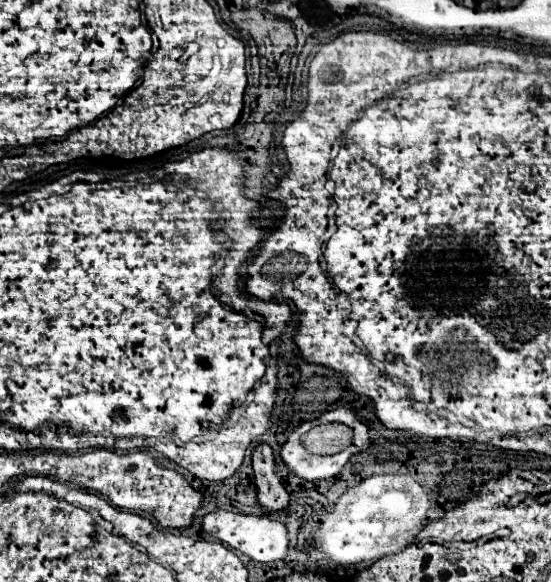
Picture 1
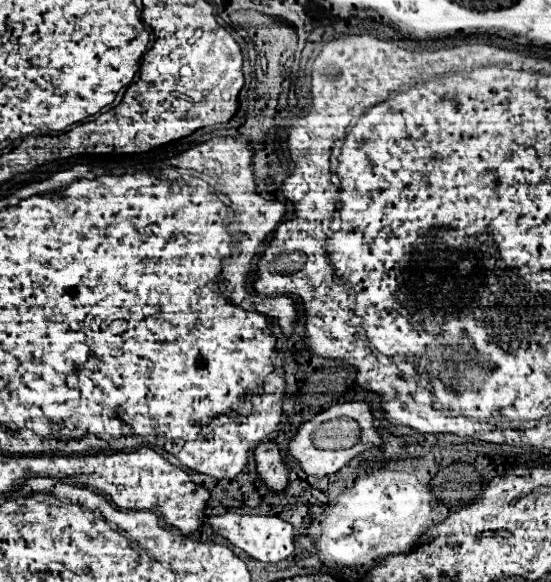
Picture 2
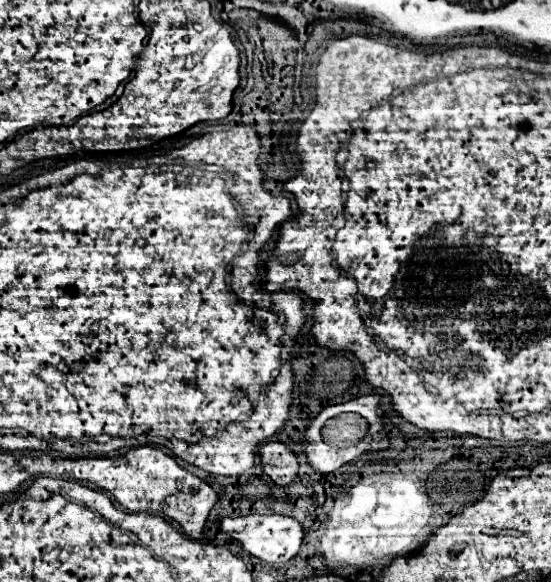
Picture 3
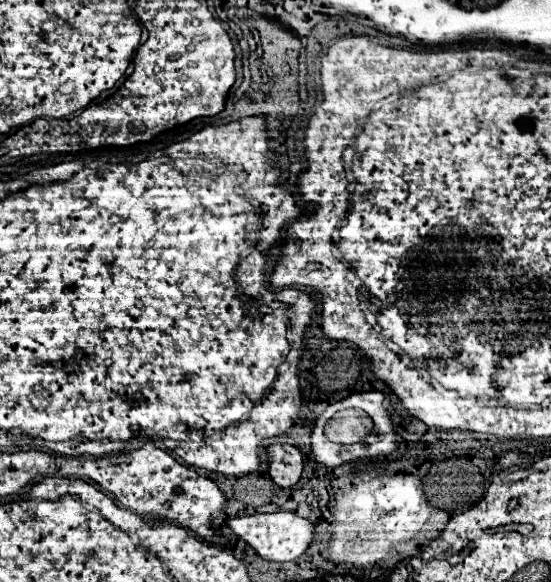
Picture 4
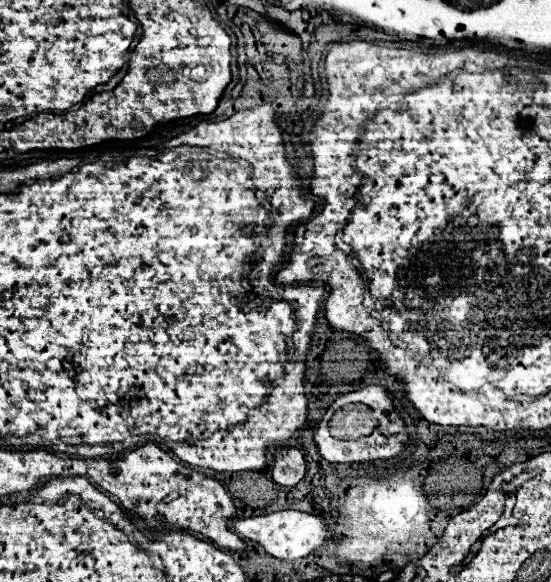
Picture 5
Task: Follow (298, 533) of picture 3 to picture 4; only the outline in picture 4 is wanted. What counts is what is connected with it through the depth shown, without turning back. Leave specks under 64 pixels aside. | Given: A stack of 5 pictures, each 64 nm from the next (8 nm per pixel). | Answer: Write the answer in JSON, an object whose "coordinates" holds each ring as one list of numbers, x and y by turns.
{"coordinates":[[274,512,274,514,252,514,230,518,228,526,236,536,240,536,246,544,250,544,260,556,274,562,288,562,304,556,306,548,314,540,314,524,294,512]]}

